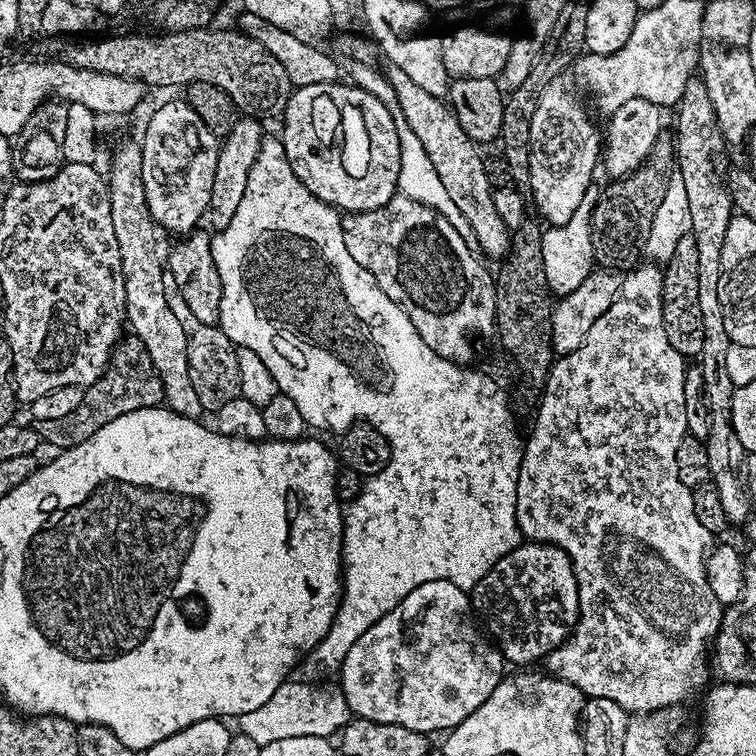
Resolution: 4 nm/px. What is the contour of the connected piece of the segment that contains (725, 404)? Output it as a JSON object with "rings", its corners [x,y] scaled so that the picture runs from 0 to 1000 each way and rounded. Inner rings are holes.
{"rings":[[[917,108],[907,114],[899,136],[893,144],[894,175],[892,189],[894,192],[894,221],[902,242],[907,246],[907,262],[913,267],[913,311],[918,320],[923,320],[923,406],[929,409],[929,463],[923,472],[923,485],[931,507],[931,530],[937,538],[937,599],[939,601],[939,635],[947,642],[952,668],[964,694],[983,694],[989,684],[996,681],[996,657],[991,656],[989,647],[981,634],[981,615],[987,602],[981,585],[976,585],[976,574],[971,574],[968,562],[968,520],[971,517],[966,505],[966,493],[960,491],[960,463],[966,463],[968,448],[960,442],[960,425],[955,421],[955,399],[950,399],[950,368],[955,368],[955,320],[960,320],[960,299],[967,294],[971,276],[968,263],[960,247],[959,234],[952,233],[947,221],[952,217],[952,205],[960,200],[958,179],[944,151],[944,135],[939,135],[939,124],[930,108]]]}

